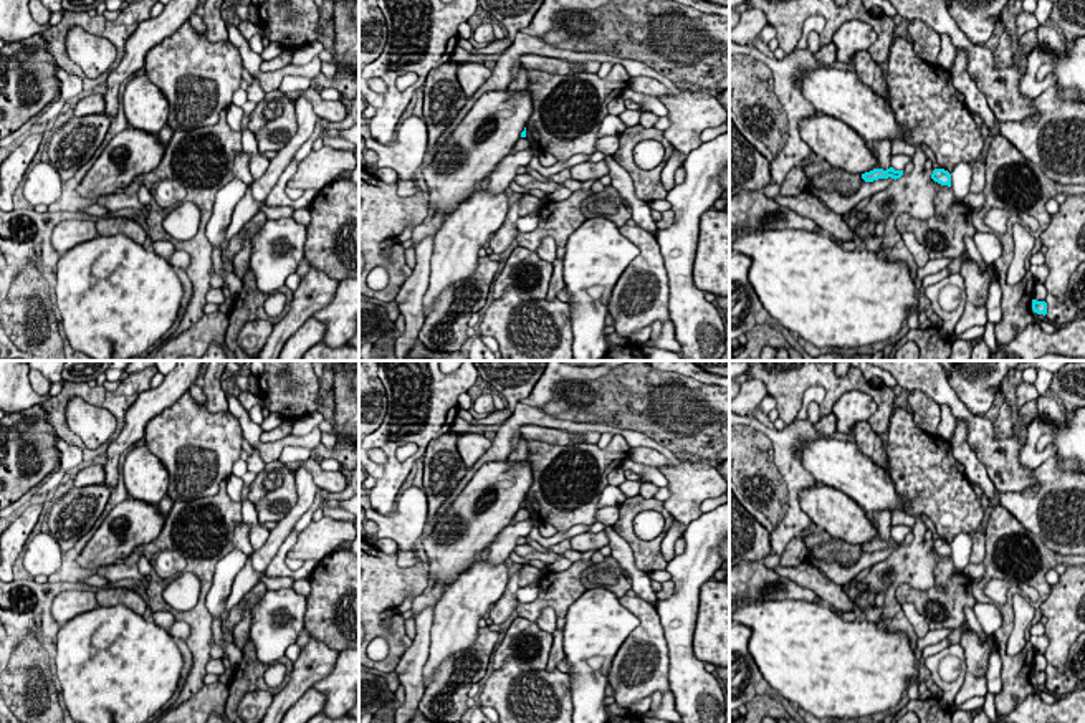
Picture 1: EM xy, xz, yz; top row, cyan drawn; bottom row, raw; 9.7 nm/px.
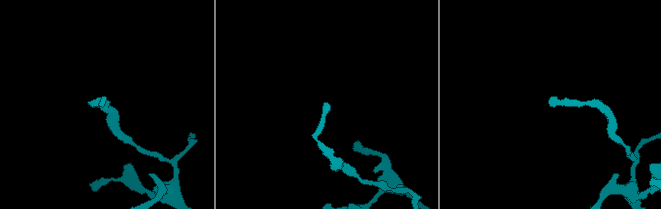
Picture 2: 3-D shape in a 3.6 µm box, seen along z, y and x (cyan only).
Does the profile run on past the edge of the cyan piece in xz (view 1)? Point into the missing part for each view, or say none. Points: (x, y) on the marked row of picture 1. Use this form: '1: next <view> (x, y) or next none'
1: next none

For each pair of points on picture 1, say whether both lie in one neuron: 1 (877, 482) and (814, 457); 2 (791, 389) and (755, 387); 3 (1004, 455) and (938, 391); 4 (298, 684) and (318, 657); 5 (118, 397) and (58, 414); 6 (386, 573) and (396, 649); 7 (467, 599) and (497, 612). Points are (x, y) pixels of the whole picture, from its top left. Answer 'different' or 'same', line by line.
1: same
2: different
3: same
4: same
5: same
6: same
7: different

